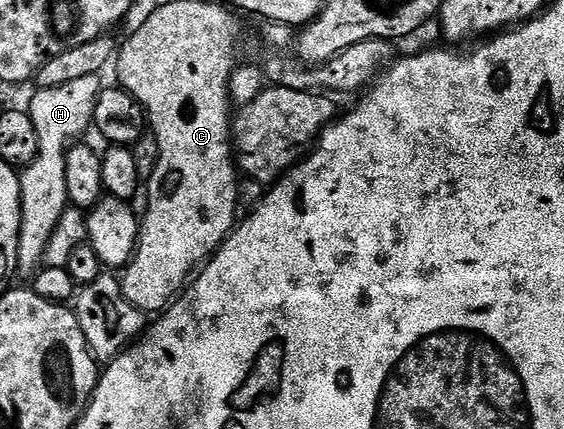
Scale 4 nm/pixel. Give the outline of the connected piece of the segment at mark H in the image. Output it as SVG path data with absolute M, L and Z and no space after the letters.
M100 76L79 78L70 84L39 89L28 104L27 110L35 122L36 131L41 138L41 149L35 161L20 174L21 181L21 235L17 255L20 276L32 278L44 260L48 243L62 222L68 208L66 193L66 153L89 127L97 108L98 97L103 90Z

